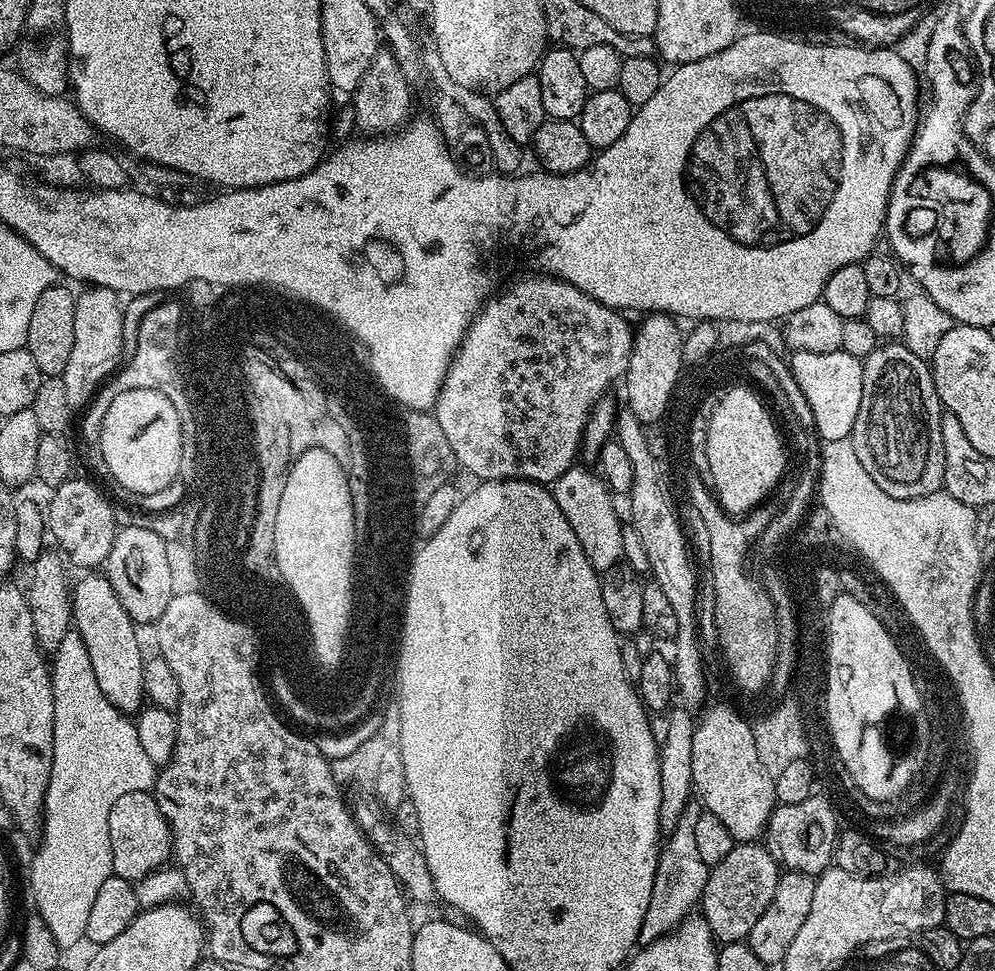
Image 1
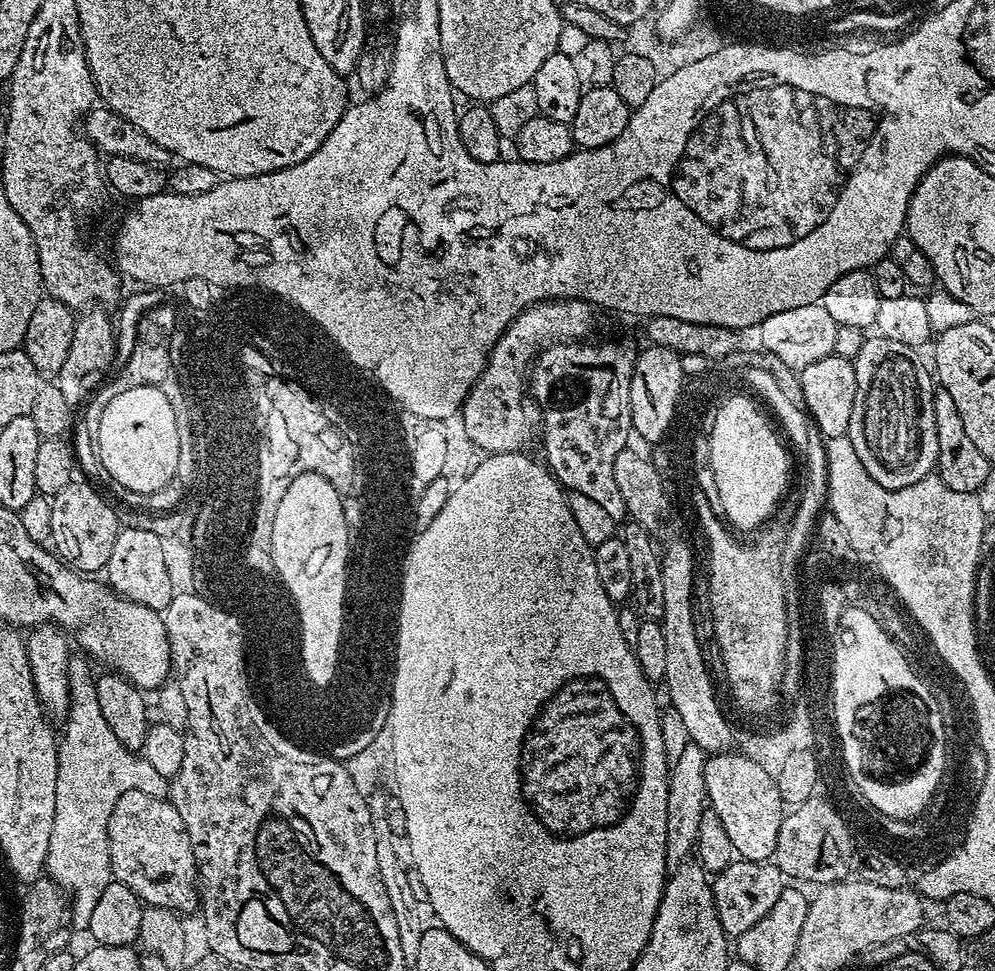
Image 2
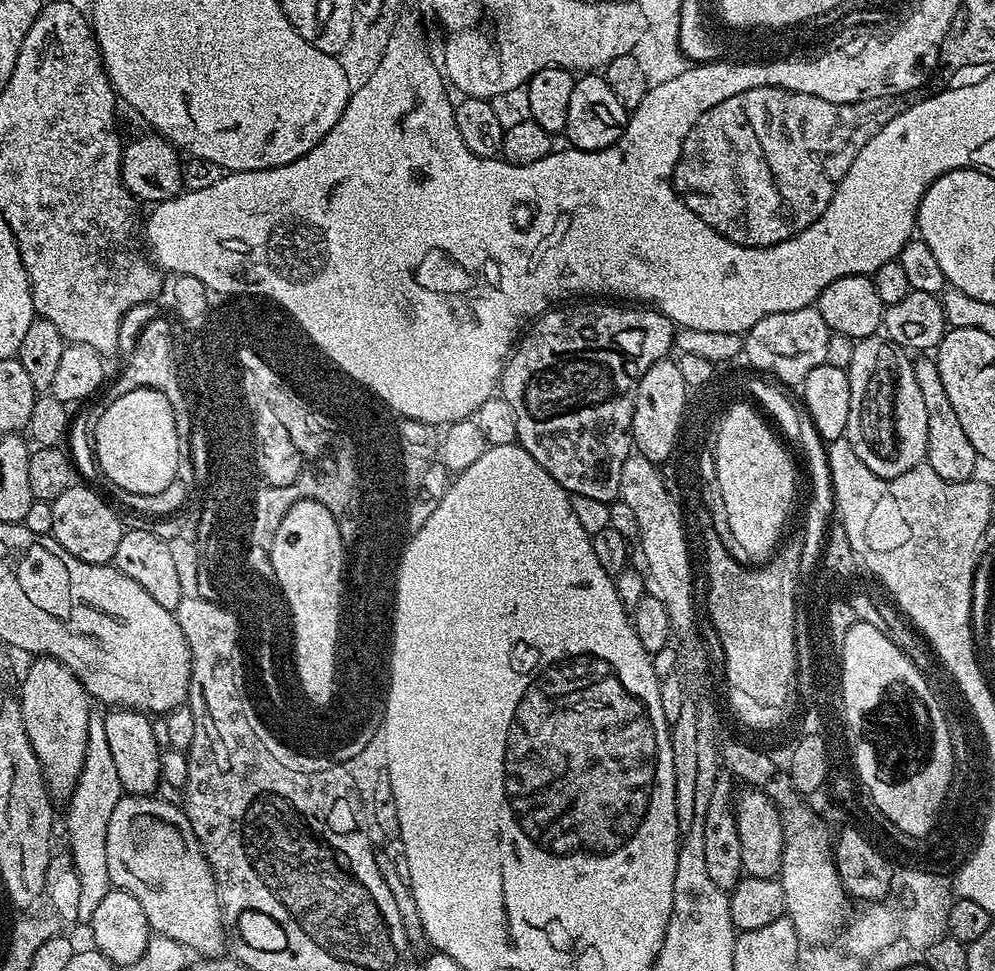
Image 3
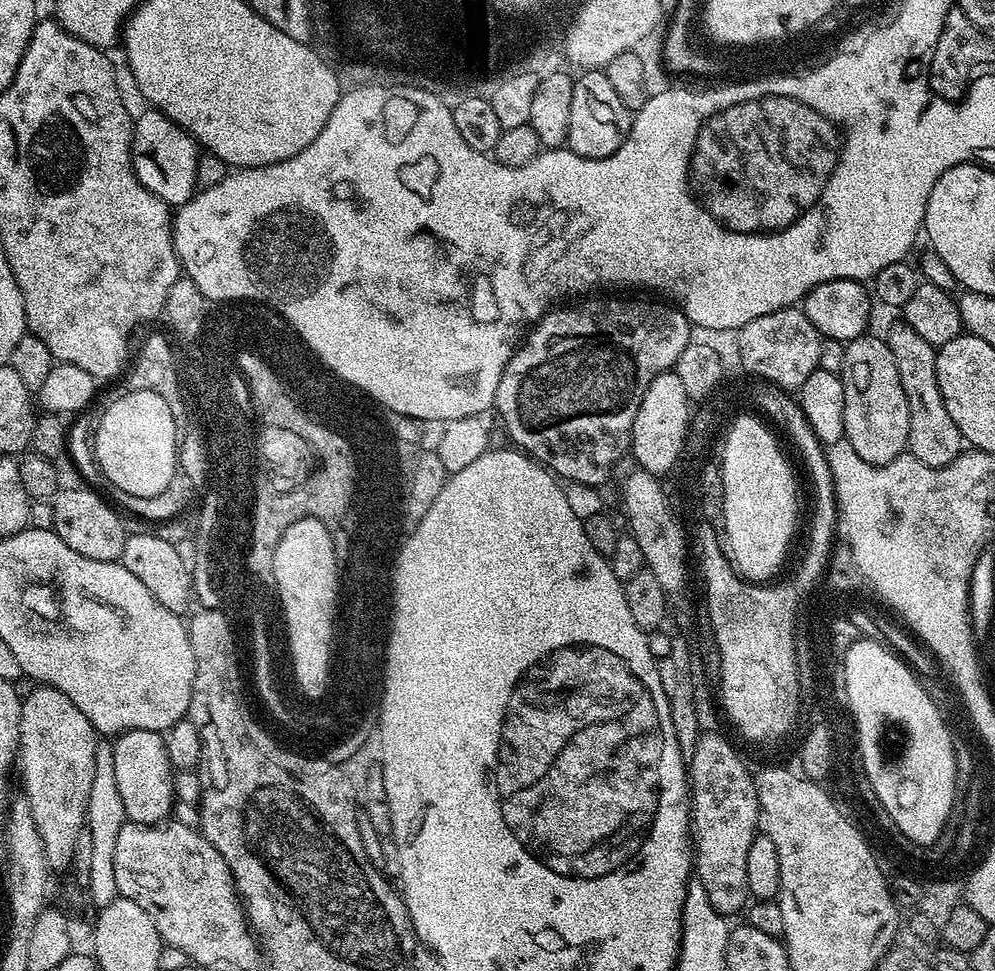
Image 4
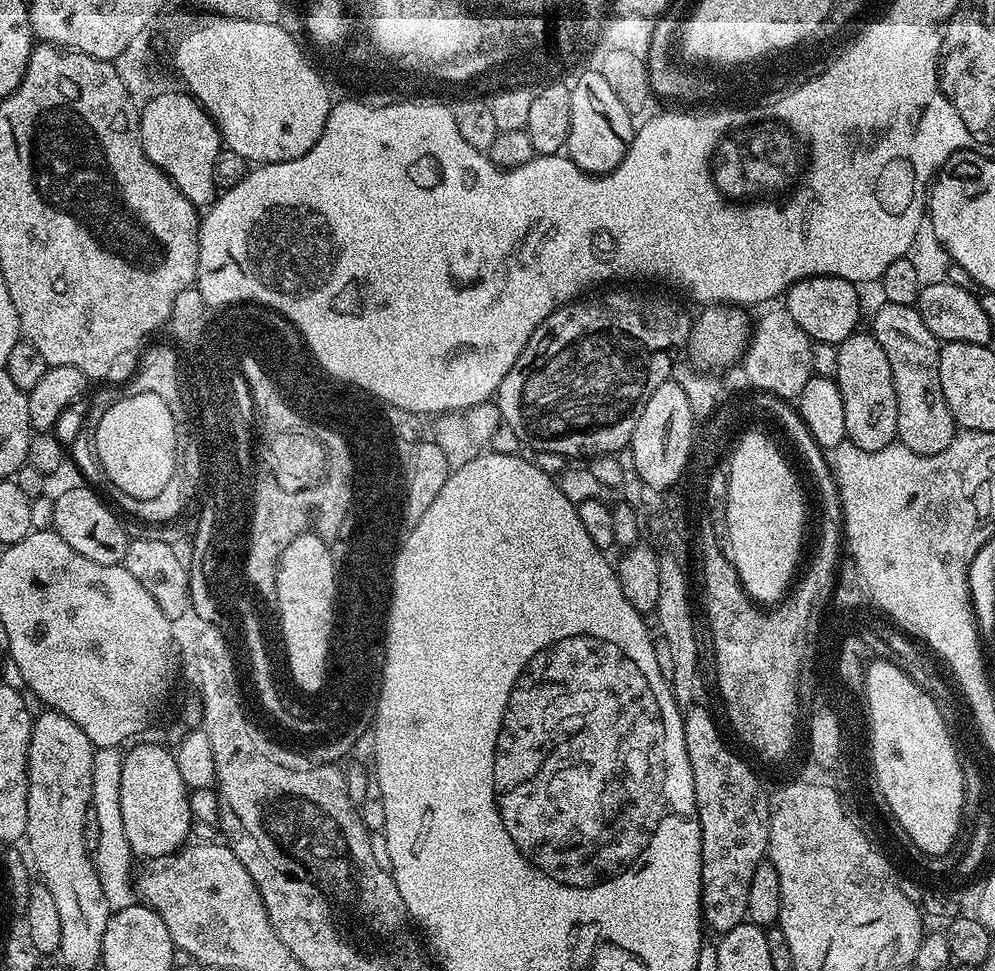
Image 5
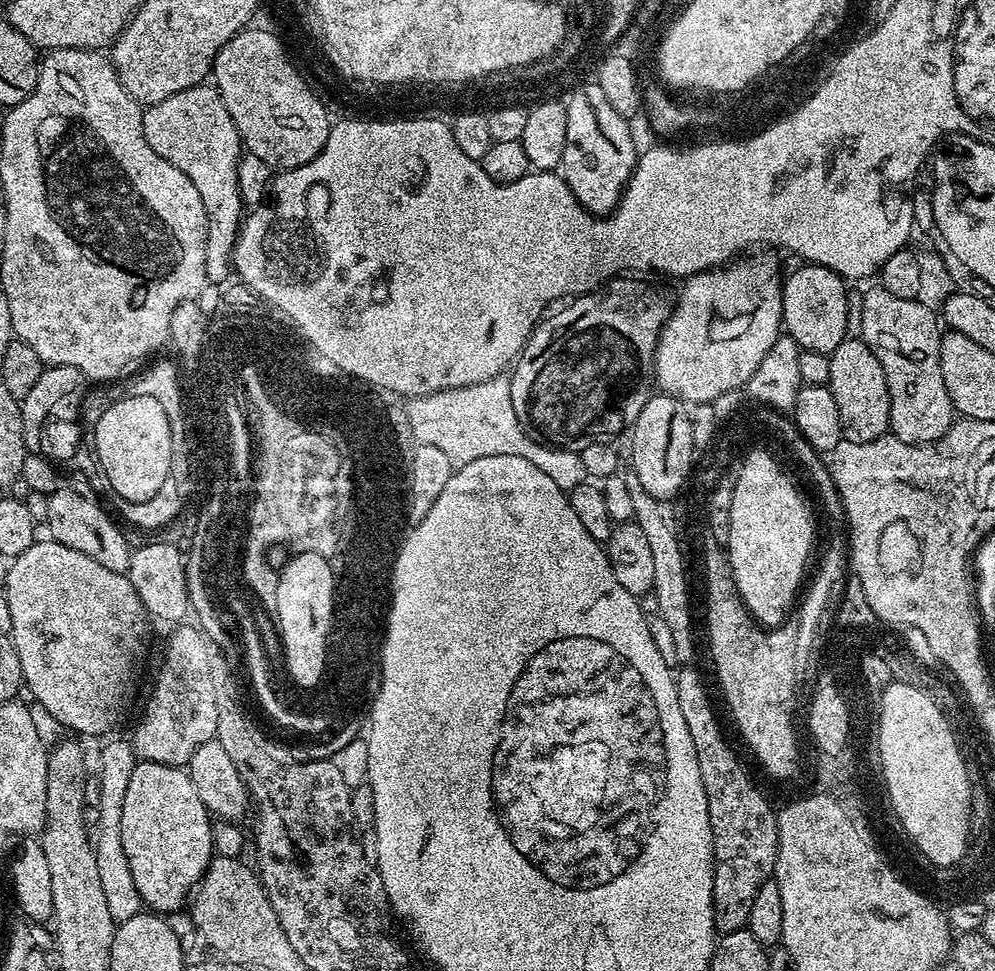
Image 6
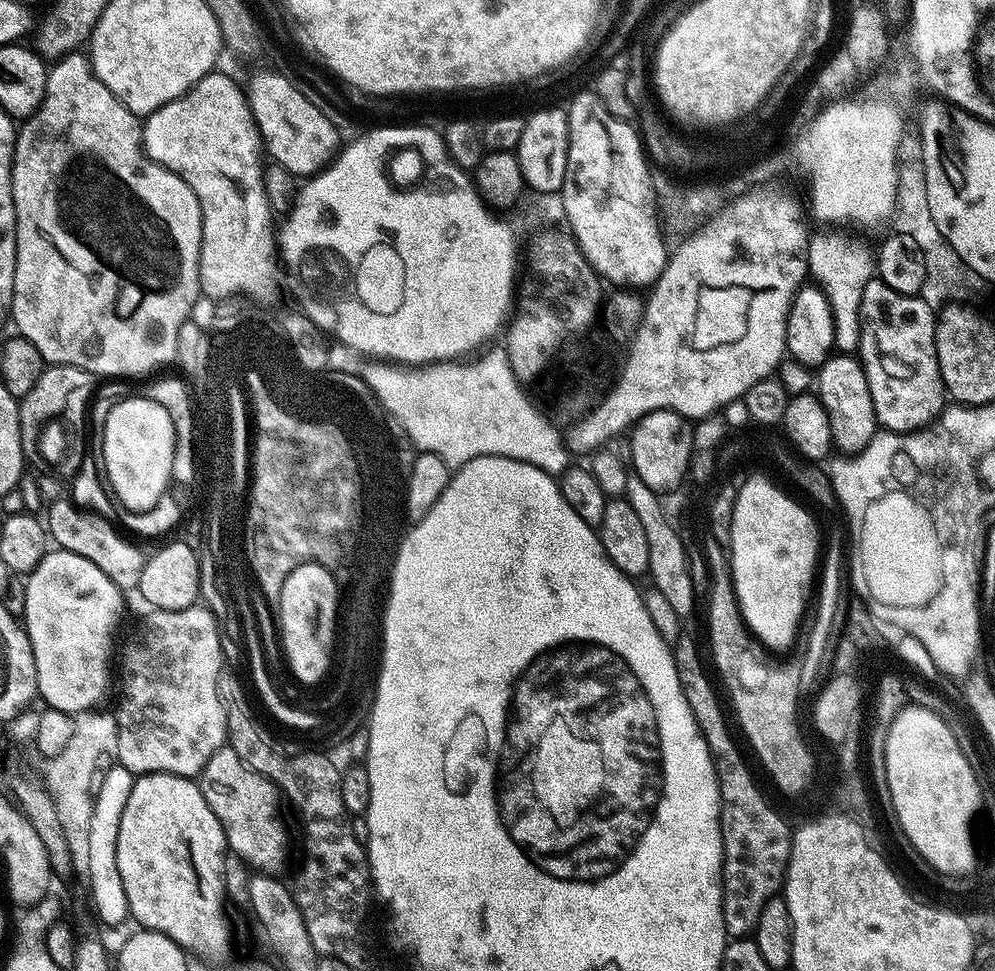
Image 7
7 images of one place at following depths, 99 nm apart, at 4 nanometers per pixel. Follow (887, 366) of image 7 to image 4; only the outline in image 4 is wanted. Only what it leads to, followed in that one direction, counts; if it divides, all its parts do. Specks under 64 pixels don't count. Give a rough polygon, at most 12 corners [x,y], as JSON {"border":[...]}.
{"border":[[886,333],[910,406],[907,451],[952,464],[966,445],[938,390],[936,348]]}

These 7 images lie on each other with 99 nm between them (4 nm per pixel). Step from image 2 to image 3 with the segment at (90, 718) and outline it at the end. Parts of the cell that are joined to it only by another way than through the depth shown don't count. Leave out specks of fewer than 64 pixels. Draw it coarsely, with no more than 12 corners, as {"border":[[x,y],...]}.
{"border":[[104,721],[88,727],[68,804],[78,920],[112,888],[106,826],[122,795]]}

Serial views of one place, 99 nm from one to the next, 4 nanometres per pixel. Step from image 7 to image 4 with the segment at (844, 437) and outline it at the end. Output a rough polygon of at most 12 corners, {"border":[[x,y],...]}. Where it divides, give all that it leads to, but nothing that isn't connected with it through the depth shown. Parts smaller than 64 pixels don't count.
{"border":[[887,339],[844,345],[844,435],[871,464],[905,455],[906,390]]}

